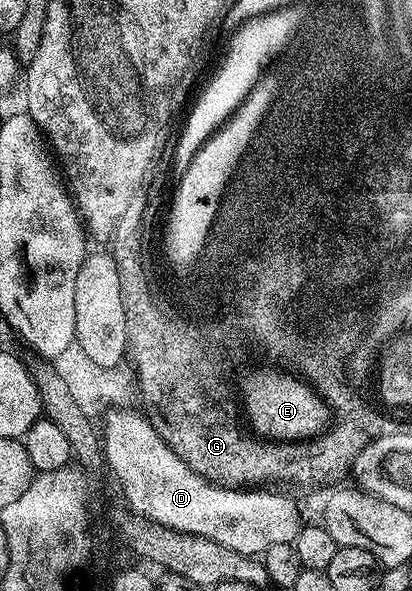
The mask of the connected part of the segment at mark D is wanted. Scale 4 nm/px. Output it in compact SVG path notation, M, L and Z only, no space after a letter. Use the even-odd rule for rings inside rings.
M118 415L104 421L102 448L107 470L115 474L115 482L124 482L136 507L175 531L210 537L226 549L253 557L263 556L270 545L296 542L302 520L300 507L290 496L279 495L276 489L235 491L210 485L169 454L148 424L135 416Z

